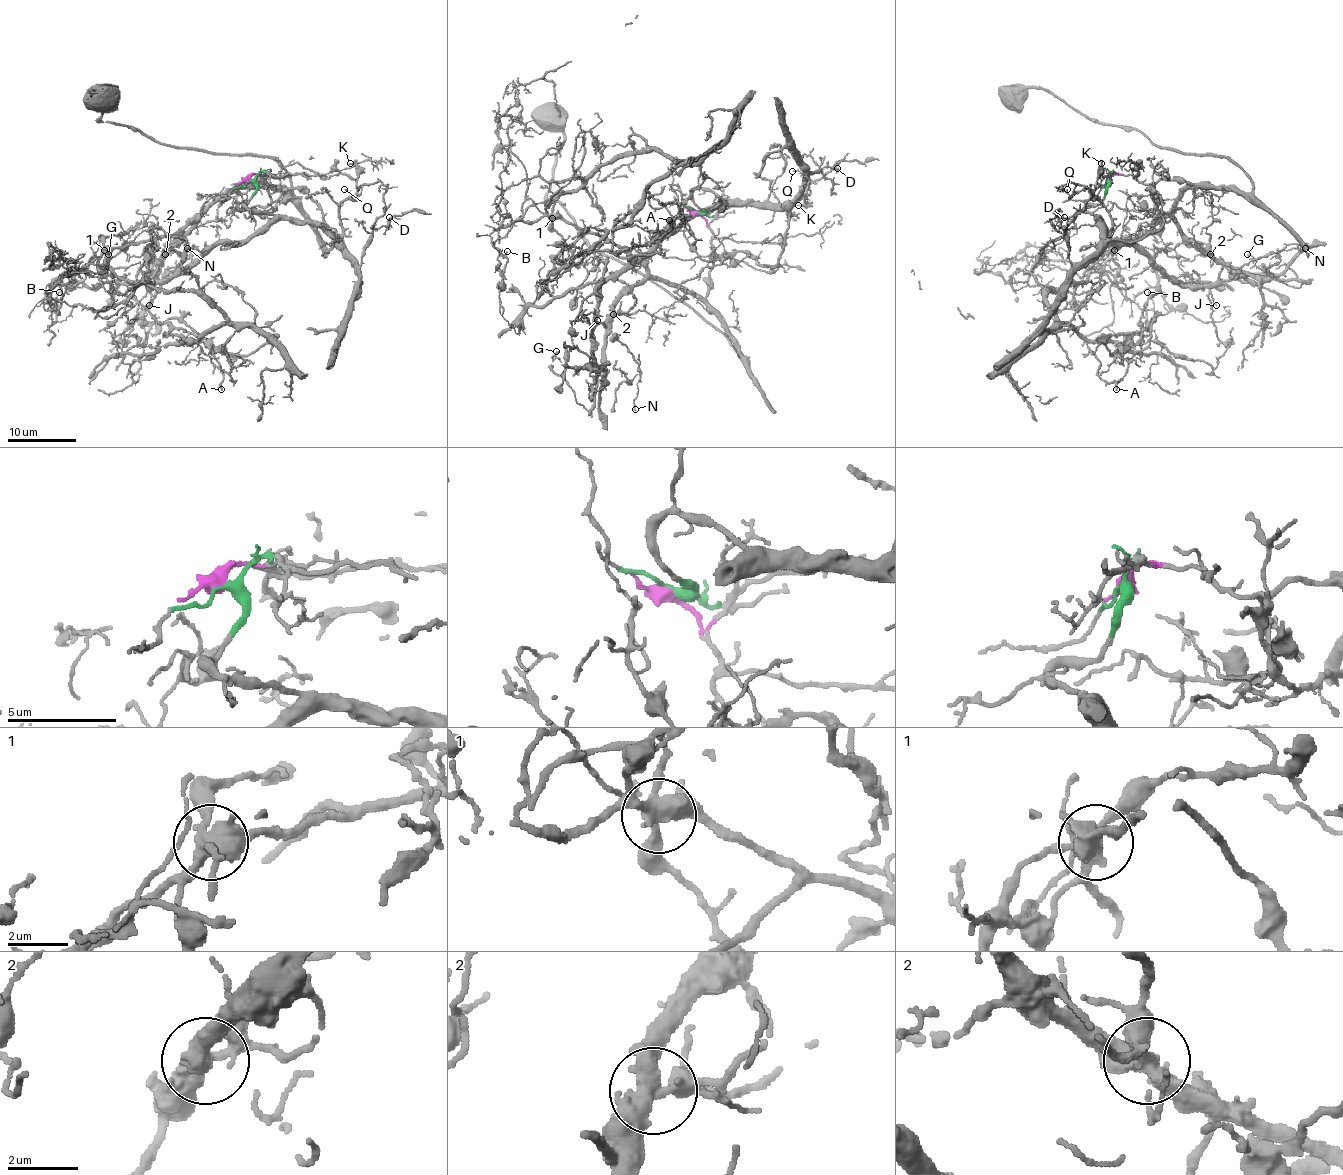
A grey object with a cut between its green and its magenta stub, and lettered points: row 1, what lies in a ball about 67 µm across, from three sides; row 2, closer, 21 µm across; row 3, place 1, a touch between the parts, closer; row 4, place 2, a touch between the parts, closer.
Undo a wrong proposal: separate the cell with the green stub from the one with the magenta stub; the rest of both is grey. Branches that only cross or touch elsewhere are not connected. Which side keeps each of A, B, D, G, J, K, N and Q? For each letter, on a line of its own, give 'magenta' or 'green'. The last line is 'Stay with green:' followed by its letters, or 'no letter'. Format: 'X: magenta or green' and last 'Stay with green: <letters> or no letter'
A: magenta
B: magenta
D: green
G: green
J: green
K: green
N: magenta
Q: green
Stay with green: D, G, J, K, Q

